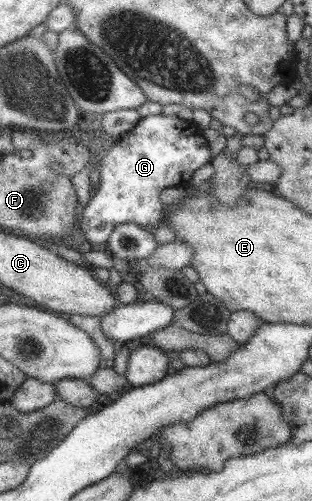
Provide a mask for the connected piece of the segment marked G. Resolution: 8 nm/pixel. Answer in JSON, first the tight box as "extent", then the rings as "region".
{"extent":[79,113,211,245],"region":[[[162,113],[142,117],[134,128],[101,148],[96,151],[102,157],[99,183],[82,208],[79,222],[79,230],[90,245],[107,242],[116,225],[130,222],[144,227],[164,223],[166,206],[160,202],[160,190],[186,184],[194,170],[211,163],[202,129],[193,121]]]}

